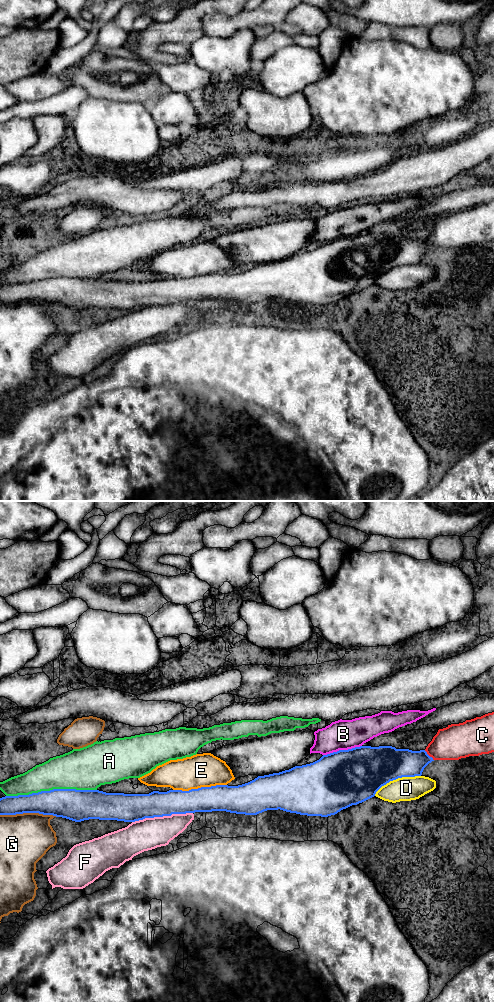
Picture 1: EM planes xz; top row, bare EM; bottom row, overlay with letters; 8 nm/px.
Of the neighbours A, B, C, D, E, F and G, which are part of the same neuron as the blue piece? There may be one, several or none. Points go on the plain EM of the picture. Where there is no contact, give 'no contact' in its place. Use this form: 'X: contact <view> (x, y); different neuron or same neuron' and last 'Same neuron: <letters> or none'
A: contact xz (51, 278); different neuron
B: contact xz (342, 238); different neuron
C: contact xz (428, 243); different neuron
D: contact xz (396, 266); different neuron
E: contact xz (199, 276); different neuron
F: contact xz (162, 304); different neuron
G: contact xz (28, 300); different neuron
Same neuron: none

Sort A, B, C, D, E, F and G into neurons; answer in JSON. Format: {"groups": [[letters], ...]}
{"groups": [["A"], ["B"], ["C"], ["D"], ["E"], ["F"], ["G"]]}

